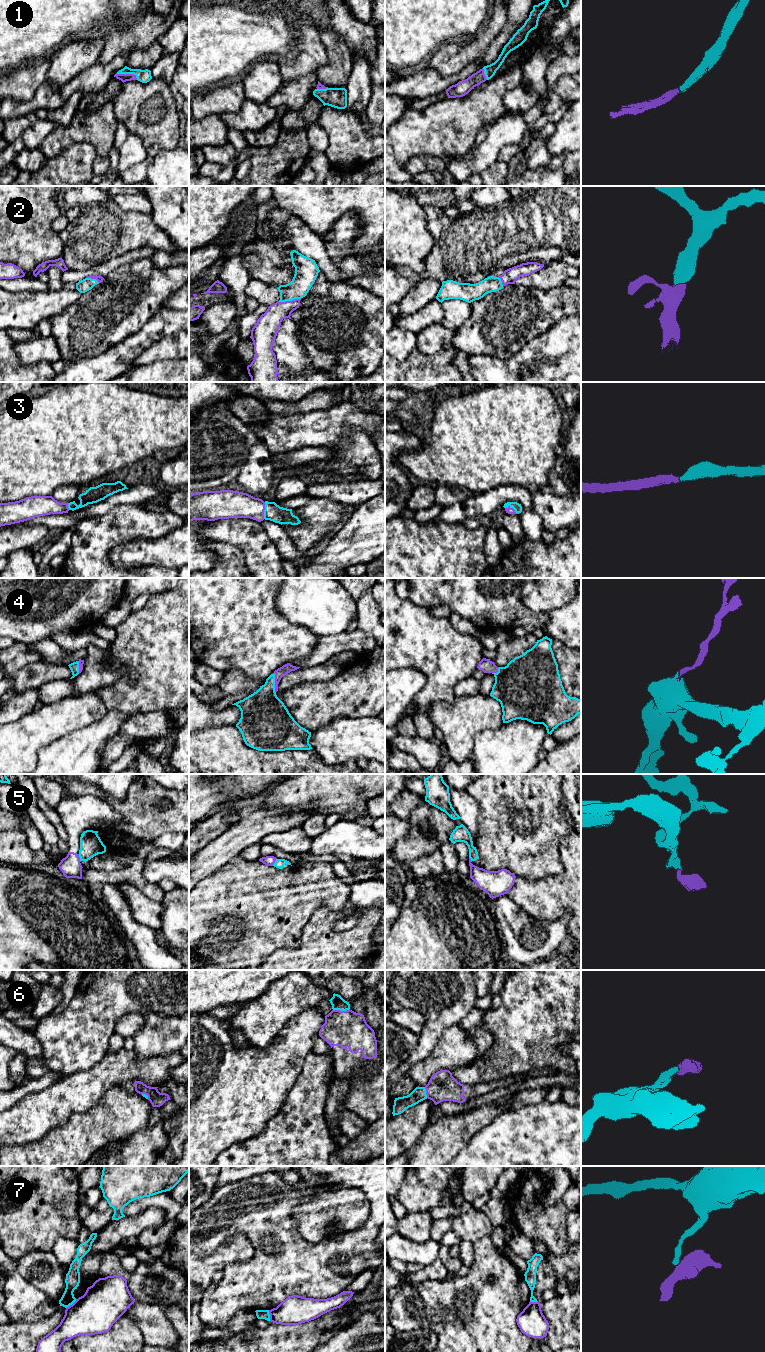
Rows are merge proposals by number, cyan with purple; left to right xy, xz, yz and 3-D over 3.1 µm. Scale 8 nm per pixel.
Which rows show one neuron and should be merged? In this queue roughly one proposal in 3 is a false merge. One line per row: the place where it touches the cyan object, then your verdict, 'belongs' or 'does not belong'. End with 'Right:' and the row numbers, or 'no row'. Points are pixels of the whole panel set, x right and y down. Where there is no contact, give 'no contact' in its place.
1: contact xy (127, 73); belongs
2: contact xz (289, 300); belongs
3: contact yz (512, 507); belongs
4: contact xz (274, 683); belongs
5: contact xy (80, 858); does not belong
6: contact xz (341, 1010); belongs
7: contact xy (71, 1304); does not belong
Right: 1, 2, 3, 4, 6

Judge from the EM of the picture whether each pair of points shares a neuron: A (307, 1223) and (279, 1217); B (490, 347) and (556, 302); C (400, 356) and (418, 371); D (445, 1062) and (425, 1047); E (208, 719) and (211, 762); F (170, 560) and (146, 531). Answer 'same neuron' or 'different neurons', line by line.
A: different neurons
B: same neuron
C: different neurons
D: different neurons
E: different neurons
F: different neurons

